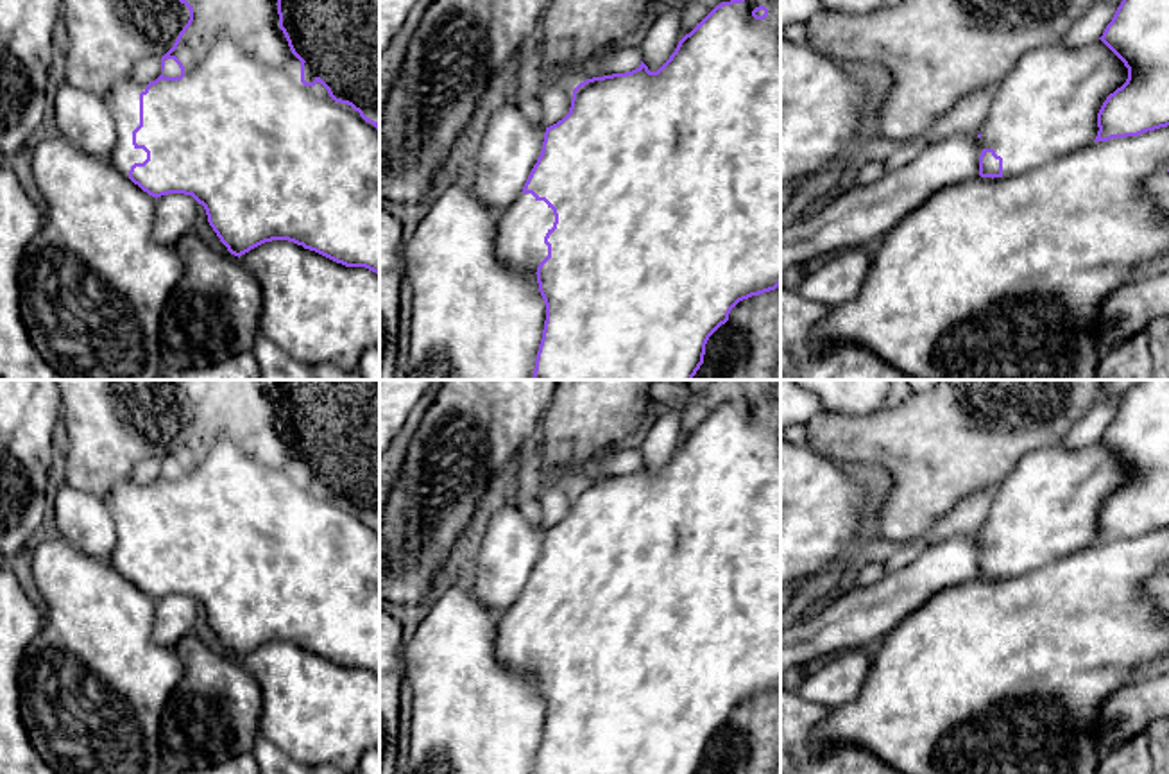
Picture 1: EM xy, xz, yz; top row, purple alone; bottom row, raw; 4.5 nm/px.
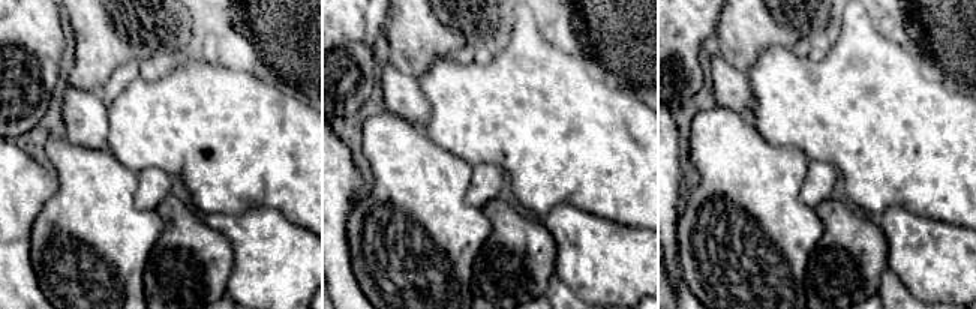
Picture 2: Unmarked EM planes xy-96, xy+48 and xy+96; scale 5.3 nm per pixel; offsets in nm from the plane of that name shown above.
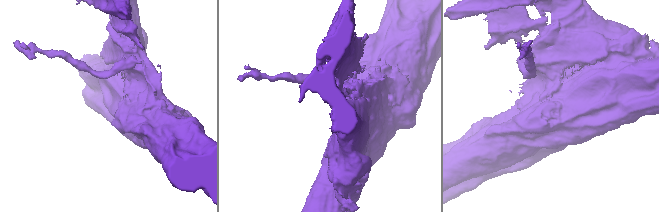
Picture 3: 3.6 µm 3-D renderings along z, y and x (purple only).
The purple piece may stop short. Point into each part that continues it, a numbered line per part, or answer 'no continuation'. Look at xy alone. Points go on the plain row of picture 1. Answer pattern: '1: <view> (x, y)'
1: xy (124, 500)

